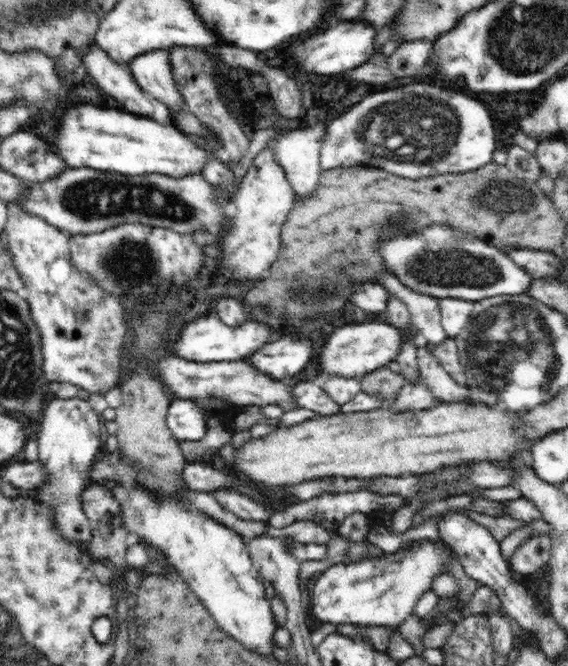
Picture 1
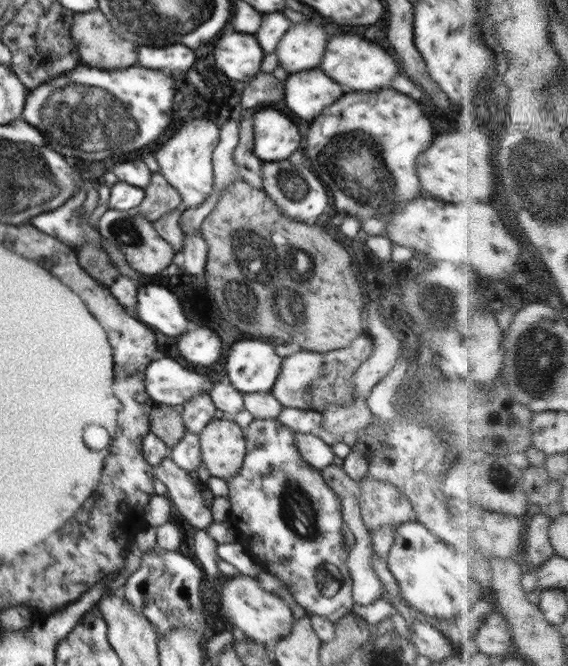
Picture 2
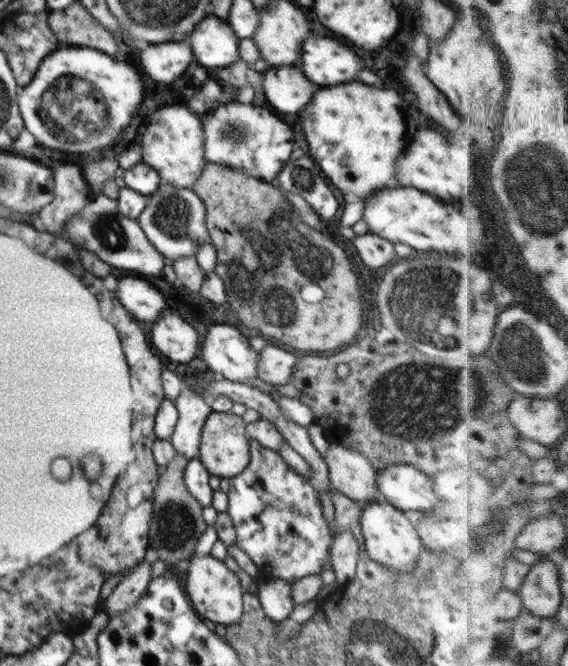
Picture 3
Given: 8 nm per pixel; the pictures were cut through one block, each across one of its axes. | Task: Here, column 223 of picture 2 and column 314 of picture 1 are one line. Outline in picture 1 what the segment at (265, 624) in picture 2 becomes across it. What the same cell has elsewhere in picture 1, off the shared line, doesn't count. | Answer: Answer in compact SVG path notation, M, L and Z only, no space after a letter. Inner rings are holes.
M426 539L395 553L384 553L380 558L332 565L310 588L310 611L322 624L398 627L414 612L420 596L432 589L436 576L450 579L446 566L454 559L452 548L448 549L439 539Z

